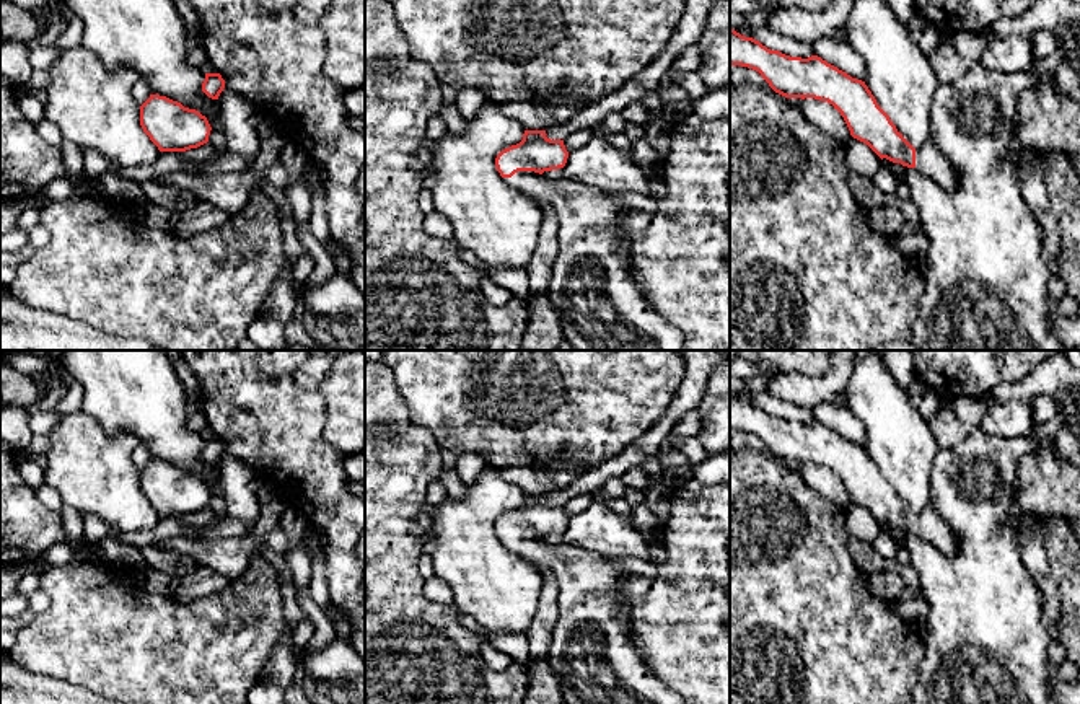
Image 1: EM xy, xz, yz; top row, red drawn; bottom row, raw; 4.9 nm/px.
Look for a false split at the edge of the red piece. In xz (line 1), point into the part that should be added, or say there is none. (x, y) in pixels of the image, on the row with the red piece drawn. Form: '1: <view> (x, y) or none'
1: xz (601, 307)

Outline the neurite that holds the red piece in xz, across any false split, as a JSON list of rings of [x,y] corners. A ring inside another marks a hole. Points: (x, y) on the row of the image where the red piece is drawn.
[[[525,130],[520,143],[495,158],[497,171],[511,189],[539,205],[549,204],[557,218],[559,254],[546,295],[559,313],[564,341],[575,350],[684,350],[684,334],[648,303],[630,269],[629,249],[617,228],[629,209],[614,192],[544,174],[564,168],[567,158],[564,140],[547,139],[546,130]]]

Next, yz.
[[[730,29],[730,65],[753,68],[785,98],[828,101],[844,117],[850,135],[867,143],[881,160],[915,168],[945,191],[955,191],[959,173],[929,139],[914,148],[878,106],[865,81],[852,78],[818,55],[790,57]]]

